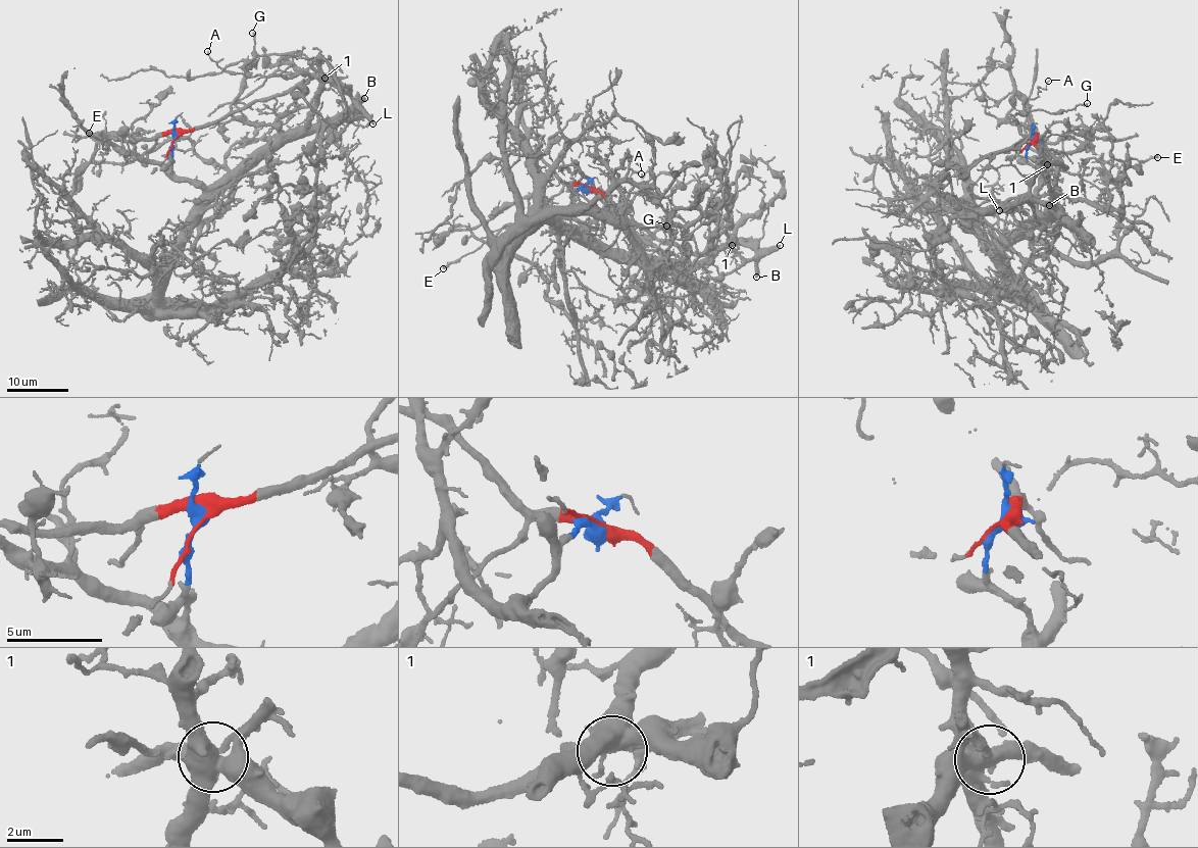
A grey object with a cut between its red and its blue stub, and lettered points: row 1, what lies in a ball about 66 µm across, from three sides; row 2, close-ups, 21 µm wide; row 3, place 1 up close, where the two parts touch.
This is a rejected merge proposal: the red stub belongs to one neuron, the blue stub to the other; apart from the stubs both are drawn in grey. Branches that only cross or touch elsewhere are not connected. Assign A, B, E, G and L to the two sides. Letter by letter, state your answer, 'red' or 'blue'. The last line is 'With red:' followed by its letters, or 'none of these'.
A: red
B: red
E: red
G: red
L: red
With red: A, B, E, G, L

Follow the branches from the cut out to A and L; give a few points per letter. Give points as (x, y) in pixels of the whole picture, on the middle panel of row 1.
A: (587, 186), (658, 238), (702, 255), (720, 245), (718, 206), (701, 182), (641, 175)
L: (587, 186), (650, 235), (702, 255), (713, 254), (730, 244), (745, 245), (755, 251), (780, 245)

